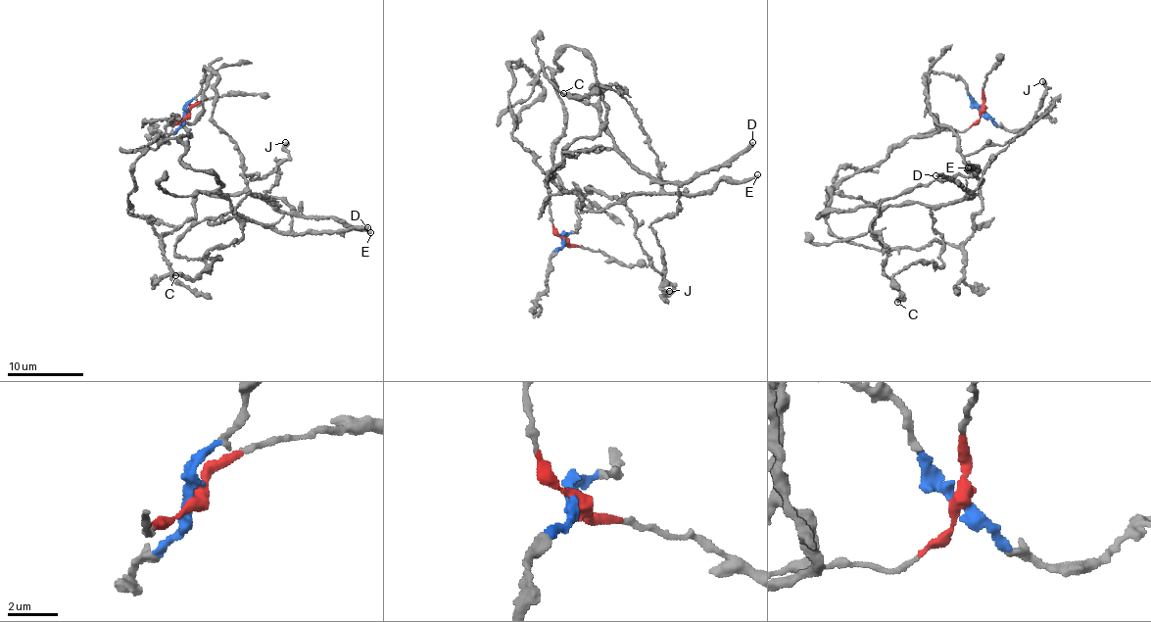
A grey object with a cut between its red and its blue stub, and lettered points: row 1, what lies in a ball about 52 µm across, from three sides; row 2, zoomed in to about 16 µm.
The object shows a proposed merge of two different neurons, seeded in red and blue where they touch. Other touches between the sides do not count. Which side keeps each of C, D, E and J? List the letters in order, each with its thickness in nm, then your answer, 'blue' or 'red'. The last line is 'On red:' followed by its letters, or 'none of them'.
C: 400 nm thick; blue
D: 320 nm thick; red
E: 260 nm thick; blue
J: 400 nm thick; blue
On red: D

